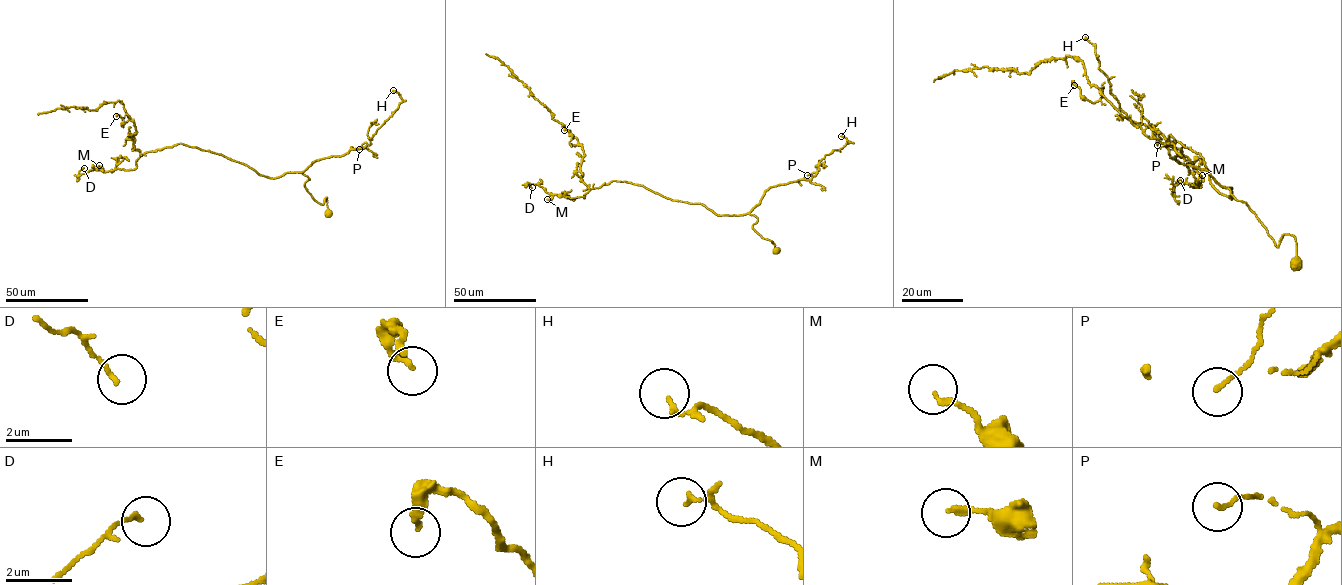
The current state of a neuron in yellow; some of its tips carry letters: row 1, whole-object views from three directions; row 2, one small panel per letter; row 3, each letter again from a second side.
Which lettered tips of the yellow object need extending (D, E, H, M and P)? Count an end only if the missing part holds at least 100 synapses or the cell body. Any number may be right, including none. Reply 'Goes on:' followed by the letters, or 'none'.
Goes on: none

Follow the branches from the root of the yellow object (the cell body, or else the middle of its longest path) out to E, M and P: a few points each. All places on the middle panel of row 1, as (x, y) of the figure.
E: (776, 250), (752, 228), (754, 215), (718, 215), (625, 181), (588, 187), (582, 146), (571, 145), (564, 130)
M: (776, 250), (752, 228), (754, 215), (718, 215), (629, 182), (612, 181), (584, 198), (547, 199)
P: (776, 250), (771, 241), (753, 229), (757, 218), (749, 212), (771, 187), (810, 180), (816, 173), (807, 175)

